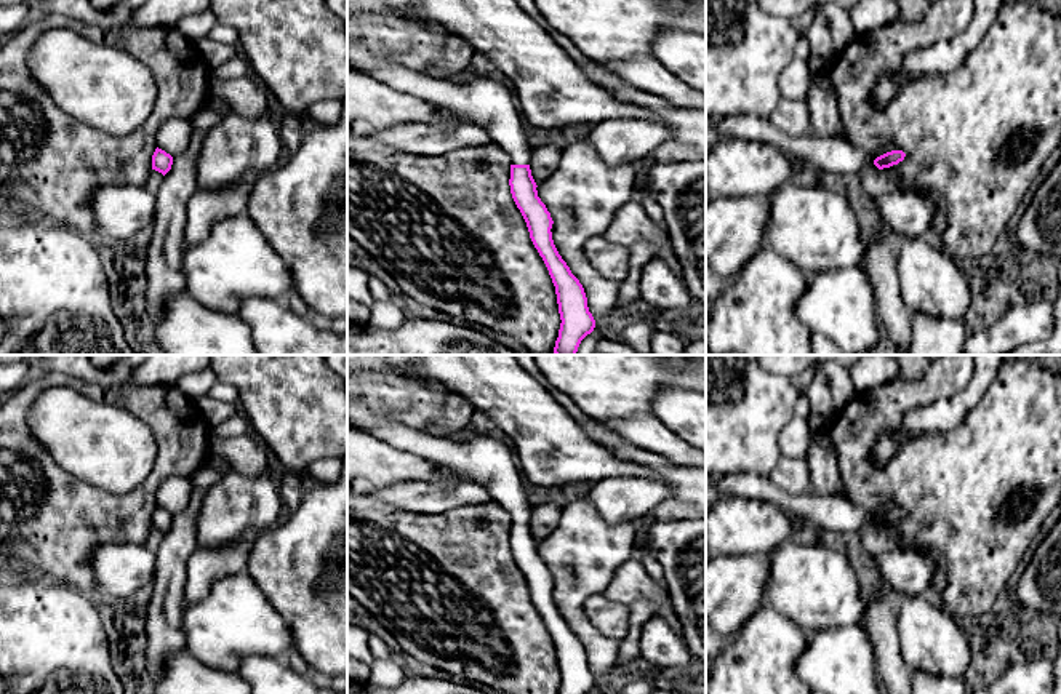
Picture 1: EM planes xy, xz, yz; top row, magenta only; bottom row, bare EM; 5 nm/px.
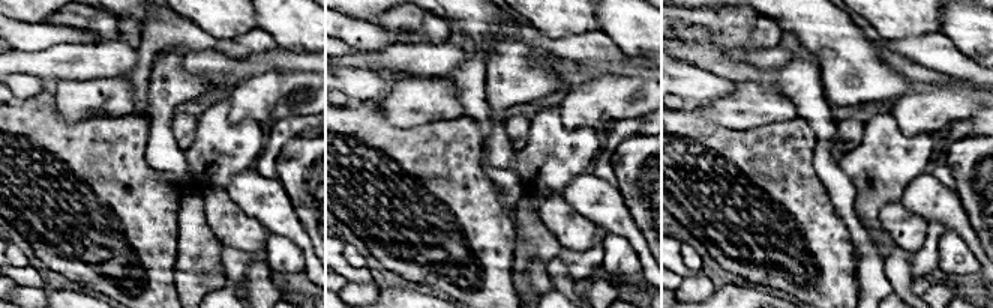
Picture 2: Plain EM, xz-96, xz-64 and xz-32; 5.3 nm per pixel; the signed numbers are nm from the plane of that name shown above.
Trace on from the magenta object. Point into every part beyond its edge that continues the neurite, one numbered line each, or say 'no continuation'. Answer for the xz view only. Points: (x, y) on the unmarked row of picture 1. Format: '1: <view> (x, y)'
1: xz (487, 461)

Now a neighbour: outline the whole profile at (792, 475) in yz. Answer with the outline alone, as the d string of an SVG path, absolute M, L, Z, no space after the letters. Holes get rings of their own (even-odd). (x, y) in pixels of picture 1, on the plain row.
M781 456L770 480L787 496L811 493L811 472L805 457Z

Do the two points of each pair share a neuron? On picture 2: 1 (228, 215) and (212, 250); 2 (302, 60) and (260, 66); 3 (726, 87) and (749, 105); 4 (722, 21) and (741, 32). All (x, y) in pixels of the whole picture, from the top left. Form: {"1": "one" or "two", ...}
{"1": "two", "2": "one", "3": "two", "4": "one"}

